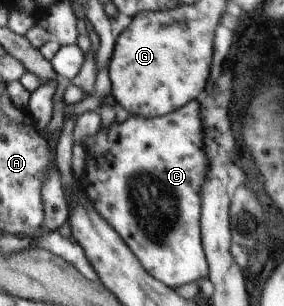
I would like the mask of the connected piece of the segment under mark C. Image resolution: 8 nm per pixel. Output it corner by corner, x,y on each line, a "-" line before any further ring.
190,102
186,104
182,110
174,112
158,118
144,118
138,116
131,116
124,122
114,122
107,128
102,128
94,138
90,138
90,146
87,150
87,164
86,164
86,176
82,181
83,190
88,196
90,202
96,202
98,210
102,217
112,226
133,254
136,254
142,264
146,266
146,270
150,270
150,274
154,274
158,280
162,280
164,284
172,286
172,288
178,288
178,286
184,286
184,284
190,284
202,276
206,276
206,262
204,248
201,246
201,187
205,185
206,174
209,173
209,156
204,150
204,124
201,123
201,116
198,116
198,104
196,102

